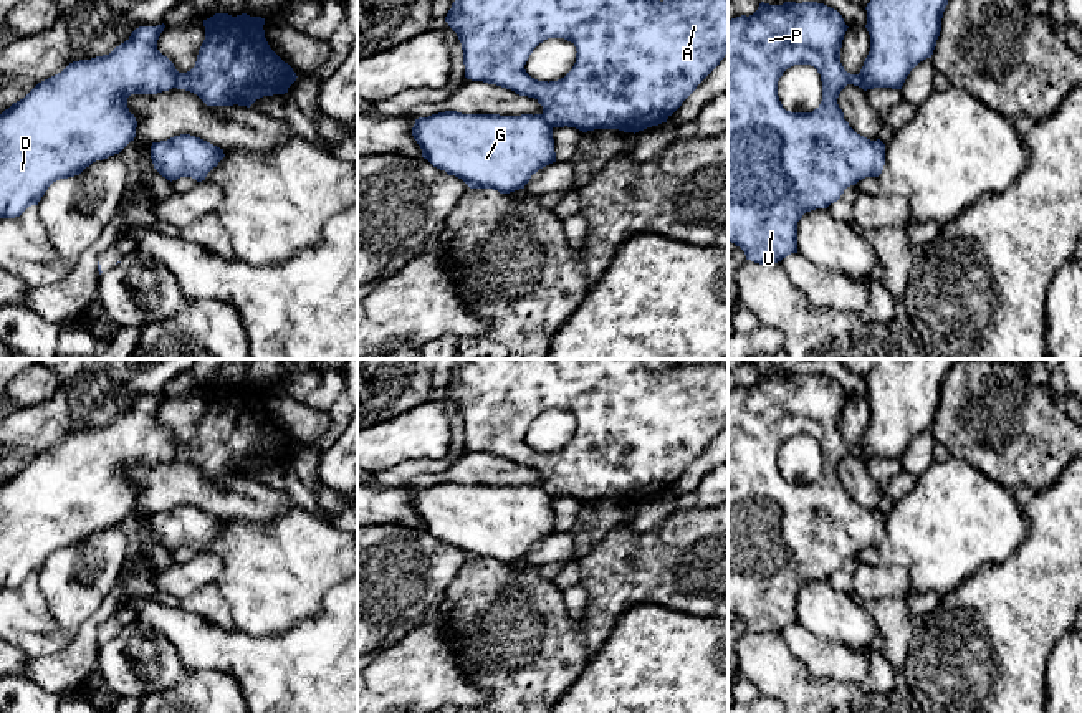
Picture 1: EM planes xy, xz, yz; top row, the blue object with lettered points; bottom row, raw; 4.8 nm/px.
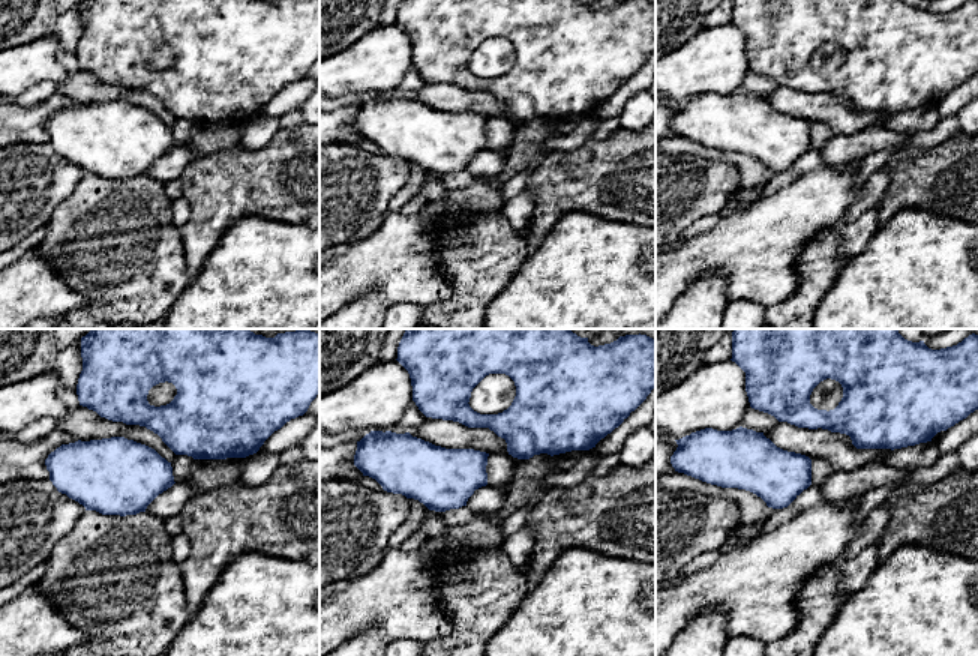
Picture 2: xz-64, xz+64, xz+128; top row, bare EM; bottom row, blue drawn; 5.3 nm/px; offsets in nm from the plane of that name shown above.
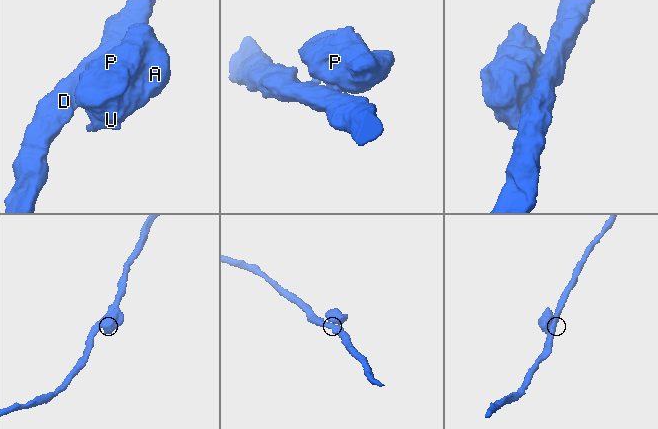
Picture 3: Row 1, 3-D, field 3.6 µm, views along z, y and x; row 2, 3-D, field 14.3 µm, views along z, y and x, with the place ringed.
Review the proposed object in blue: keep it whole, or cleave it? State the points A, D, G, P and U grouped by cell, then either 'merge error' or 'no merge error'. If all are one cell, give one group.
A P U / D G | merge error

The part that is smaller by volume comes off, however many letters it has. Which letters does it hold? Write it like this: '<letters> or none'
A, P, U

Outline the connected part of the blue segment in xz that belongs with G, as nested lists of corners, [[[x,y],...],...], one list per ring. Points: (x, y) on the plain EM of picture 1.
[[[445,481],[415,490],[412,506],[424,529],[470,559],[510,564],[556,533],[553,496],[543,485]]]

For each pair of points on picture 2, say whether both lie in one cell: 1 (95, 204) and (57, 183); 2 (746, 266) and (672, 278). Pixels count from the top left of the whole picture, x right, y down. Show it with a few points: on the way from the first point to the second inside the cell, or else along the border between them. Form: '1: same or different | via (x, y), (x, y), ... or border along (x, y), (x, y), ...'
1: different | border along (86, 174), (50, 218)
2: same | via (728, 257), (701, 257), (690, 263)

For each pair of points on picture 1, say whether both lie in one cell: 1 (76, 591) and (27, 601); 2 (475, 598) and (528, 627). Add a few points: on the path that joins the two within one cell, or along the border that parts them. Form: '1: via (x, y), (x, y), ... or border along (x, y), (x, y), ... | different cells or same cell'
1: border along (35, 576), (48, 614), (67, 631) | different cells
2: via (488, 609), (502, 619), (515, 622) | same cell

